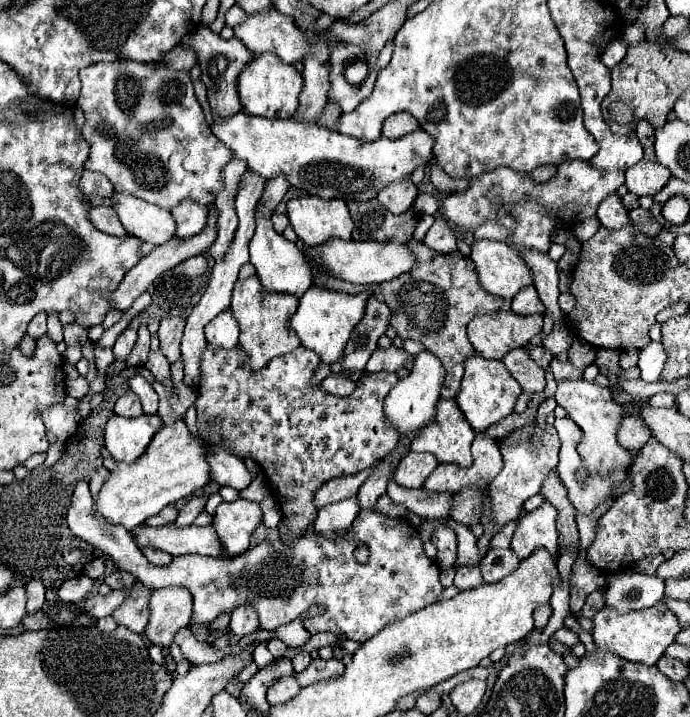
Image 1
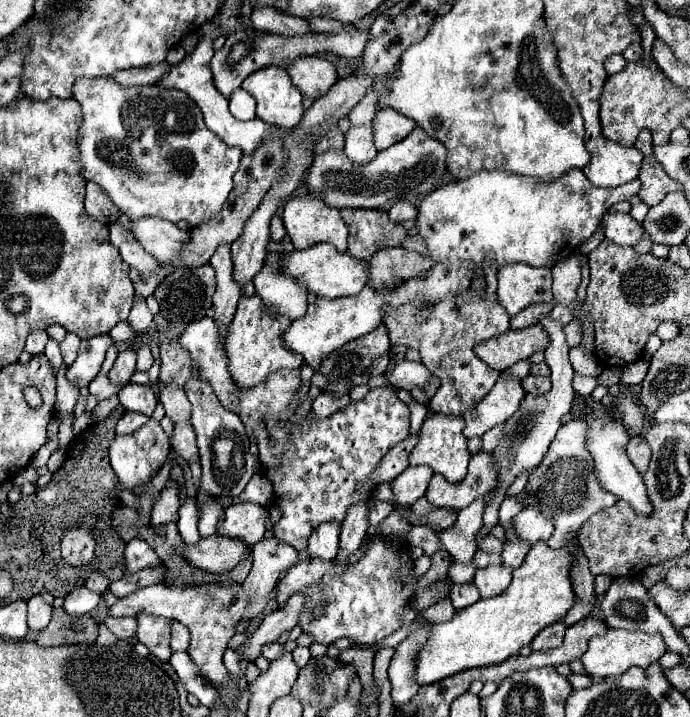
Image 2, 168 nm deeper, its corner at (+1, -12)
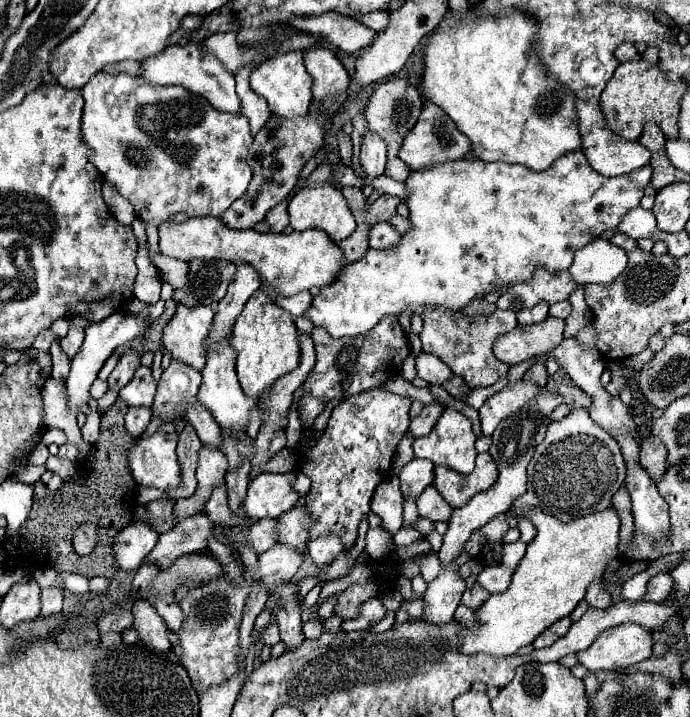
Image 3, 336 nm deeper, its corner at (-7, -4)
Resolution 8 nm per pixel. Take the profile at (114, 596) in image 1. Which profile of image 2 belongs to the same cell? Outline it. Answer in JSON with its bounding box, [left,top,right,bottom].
[108,584,246,686]

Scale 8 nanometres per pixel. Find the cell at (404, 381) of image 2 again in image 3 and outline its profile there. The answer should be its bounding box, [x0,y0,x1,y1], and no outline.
[416,354,452,384]

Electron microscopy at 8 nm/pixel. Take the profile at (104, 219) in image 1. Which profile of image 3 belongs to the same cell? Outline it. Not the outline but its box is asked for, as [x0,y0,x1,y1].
[150,254,188,288]

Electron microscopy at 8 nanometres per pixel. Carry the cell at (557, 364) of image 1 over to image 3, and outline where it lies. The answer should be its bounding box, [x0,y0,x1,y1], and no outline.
[524,364,548,388]

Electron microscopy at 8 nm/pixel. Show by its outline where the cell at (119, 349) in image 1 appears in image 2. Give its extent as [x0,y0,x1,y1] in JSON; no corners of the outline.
[108,348,136,384]

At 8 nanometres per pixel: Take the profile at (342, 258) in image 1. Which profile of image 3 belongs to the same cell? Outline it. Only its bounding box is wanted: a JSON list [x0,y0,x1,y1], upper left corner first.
[158,216,346,296]

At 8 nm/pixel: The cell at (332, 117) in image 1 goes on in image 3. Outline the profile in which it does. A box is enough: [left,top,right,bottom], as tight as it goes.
[338,132,352,164]

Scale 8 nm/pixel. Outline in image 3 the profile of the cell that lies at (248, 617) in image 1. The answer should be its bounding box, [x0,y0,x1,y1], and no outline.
[278,506,312,552]

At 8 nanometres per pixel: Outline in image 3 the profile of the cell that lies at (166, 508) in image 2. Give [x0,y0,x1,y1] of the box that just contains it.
[168,424,202,500]

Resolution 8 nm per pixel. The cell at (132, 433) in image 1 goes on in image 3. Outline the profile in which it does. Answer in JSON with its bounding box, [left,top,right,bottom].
[128,432,180,490]

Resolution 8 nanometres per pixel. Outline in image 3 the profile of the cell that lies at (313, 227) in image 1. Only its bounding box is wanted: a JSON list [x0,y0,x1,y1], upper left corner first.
[288,184,356,242]

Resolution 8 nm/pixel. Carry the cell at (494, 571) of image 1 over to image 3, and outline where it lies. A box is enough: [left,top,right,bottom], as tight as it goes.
[476,564,512,594]

